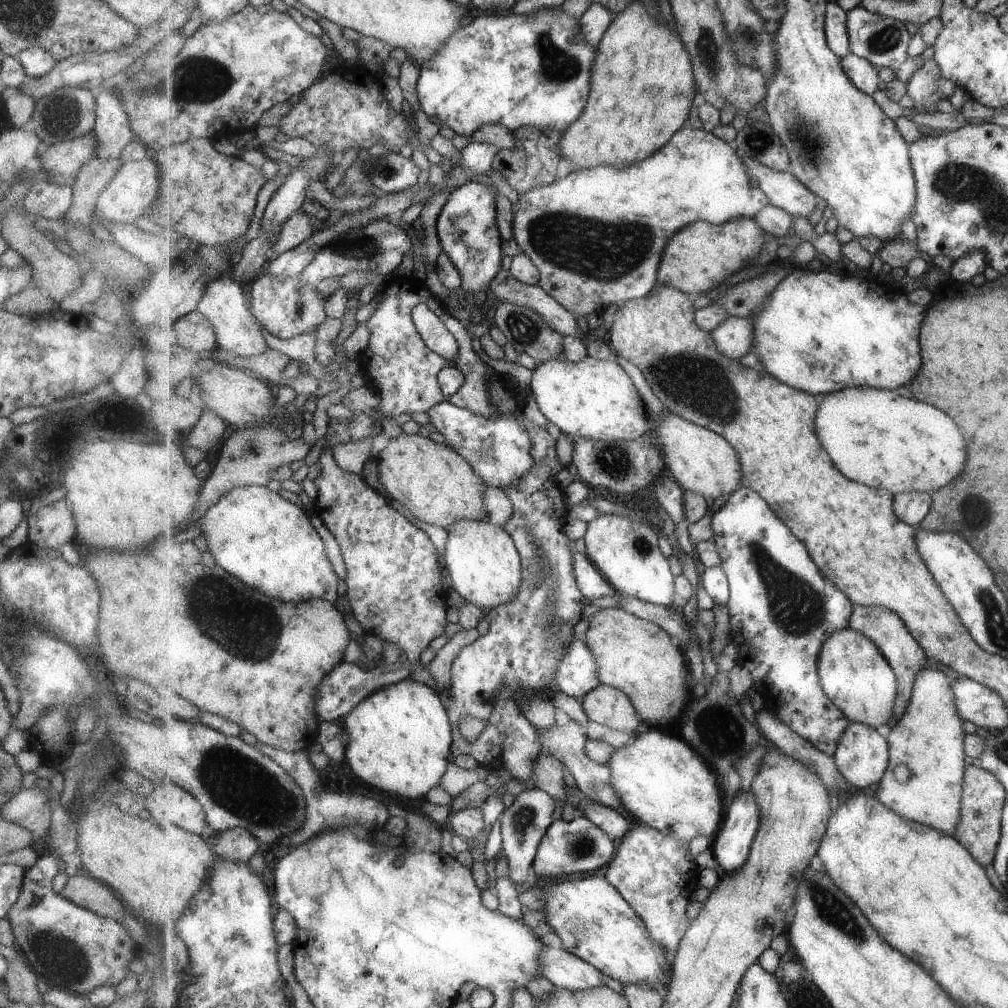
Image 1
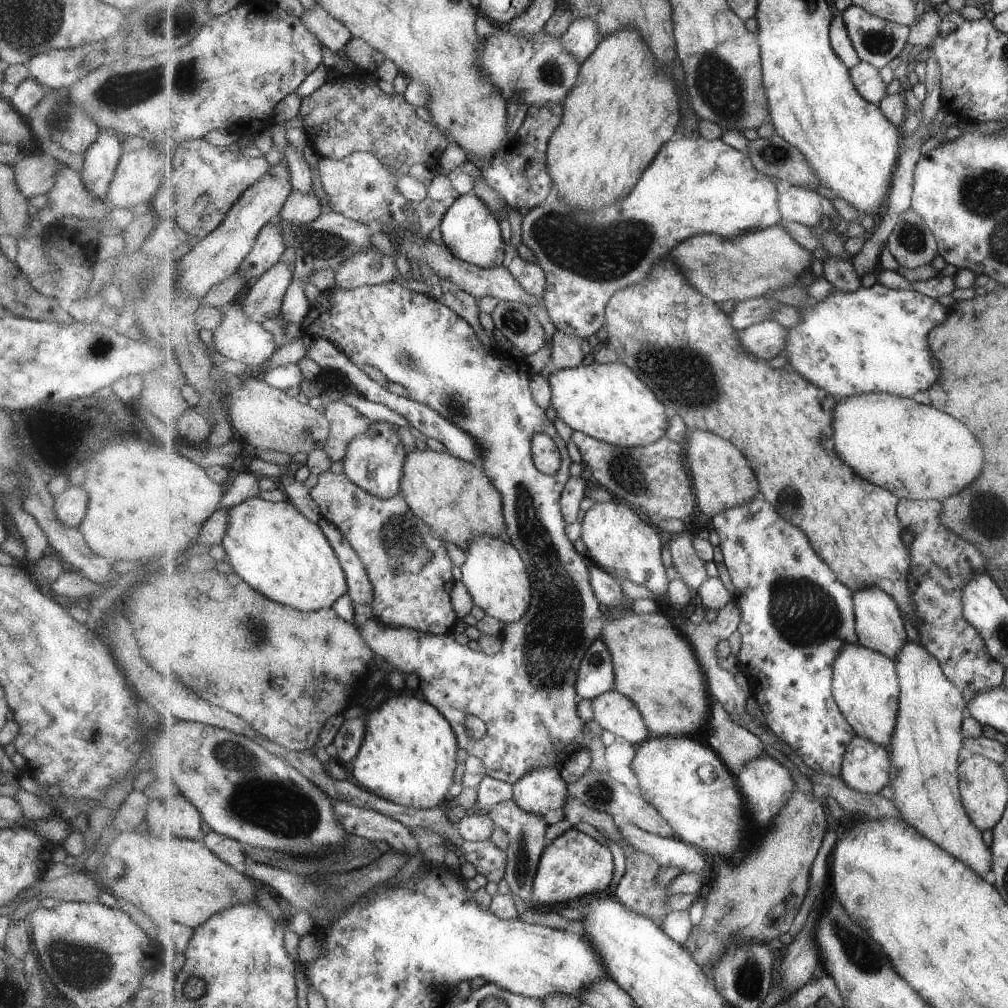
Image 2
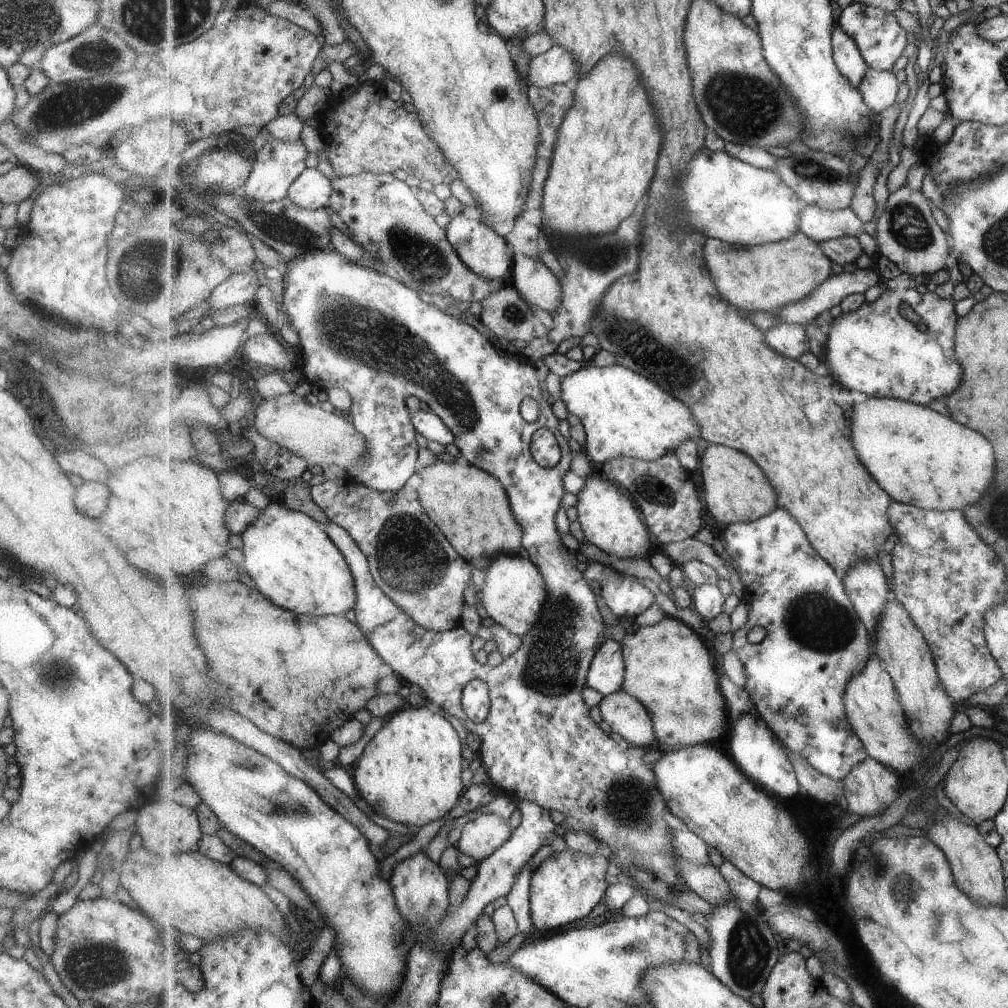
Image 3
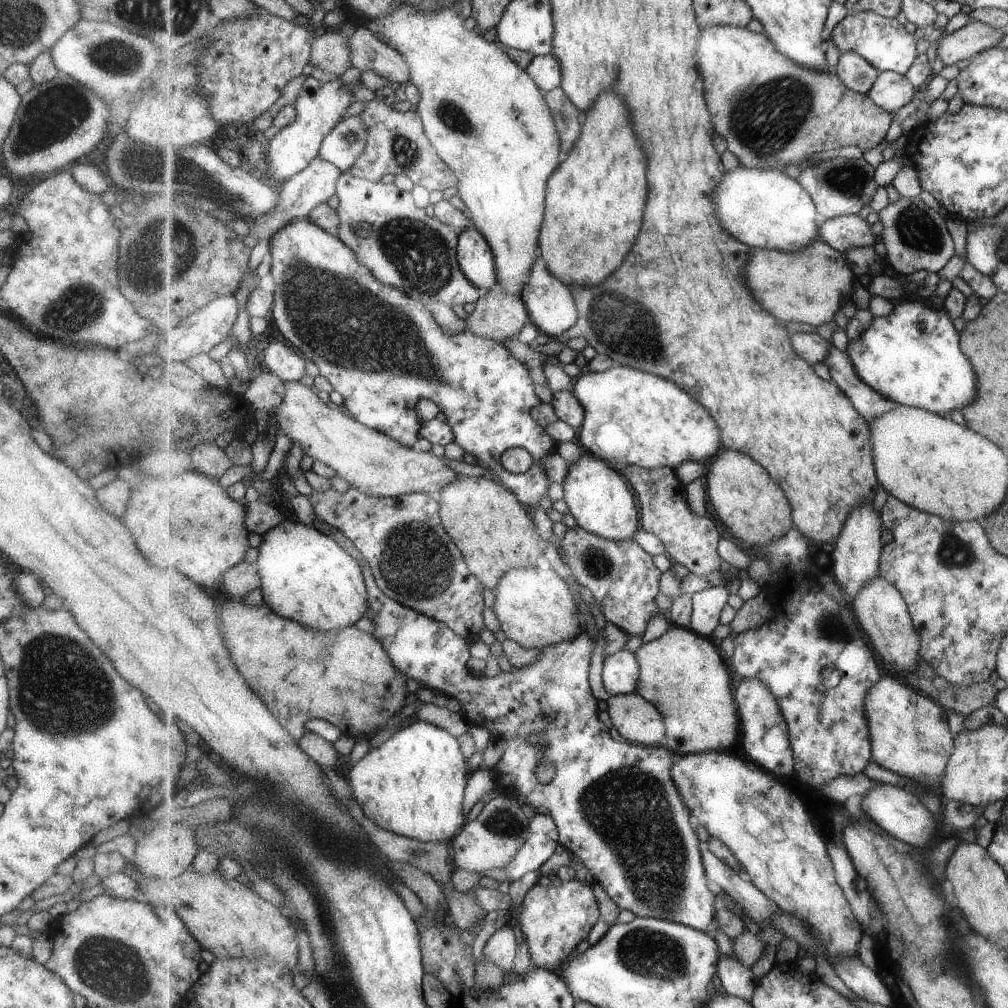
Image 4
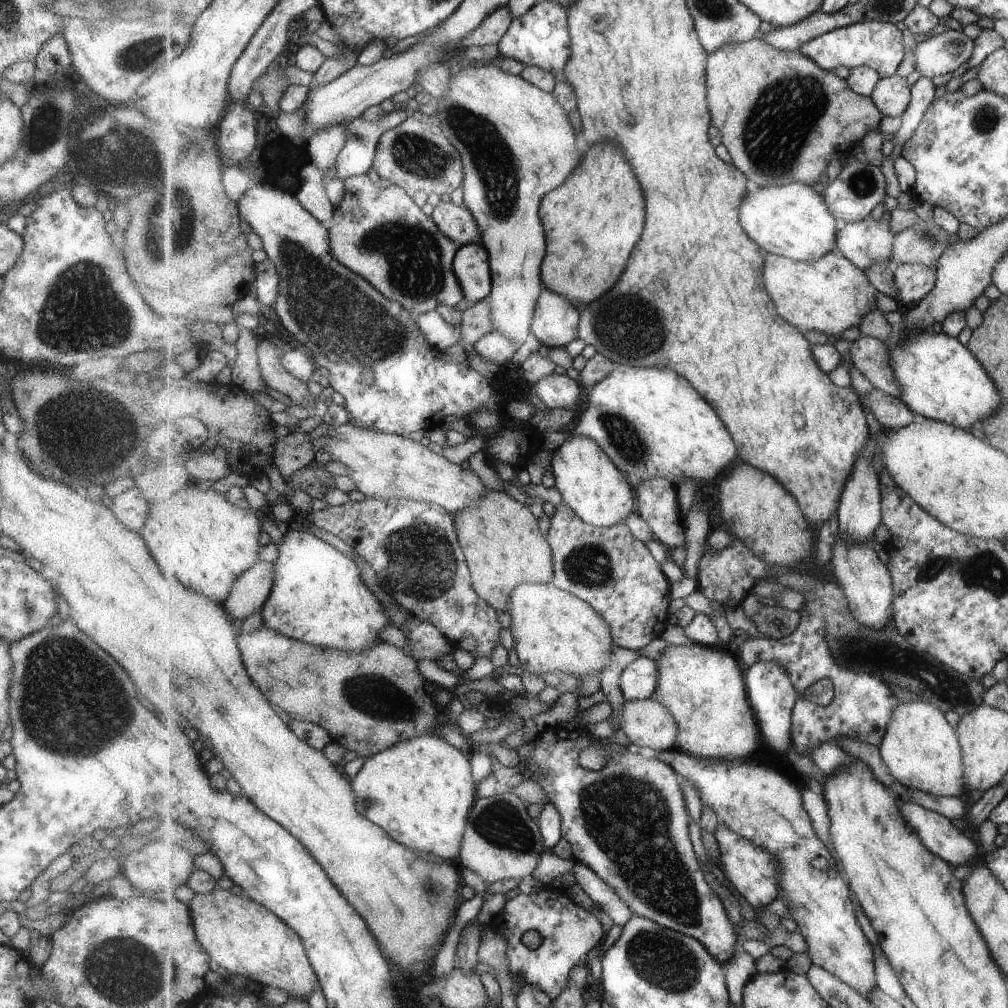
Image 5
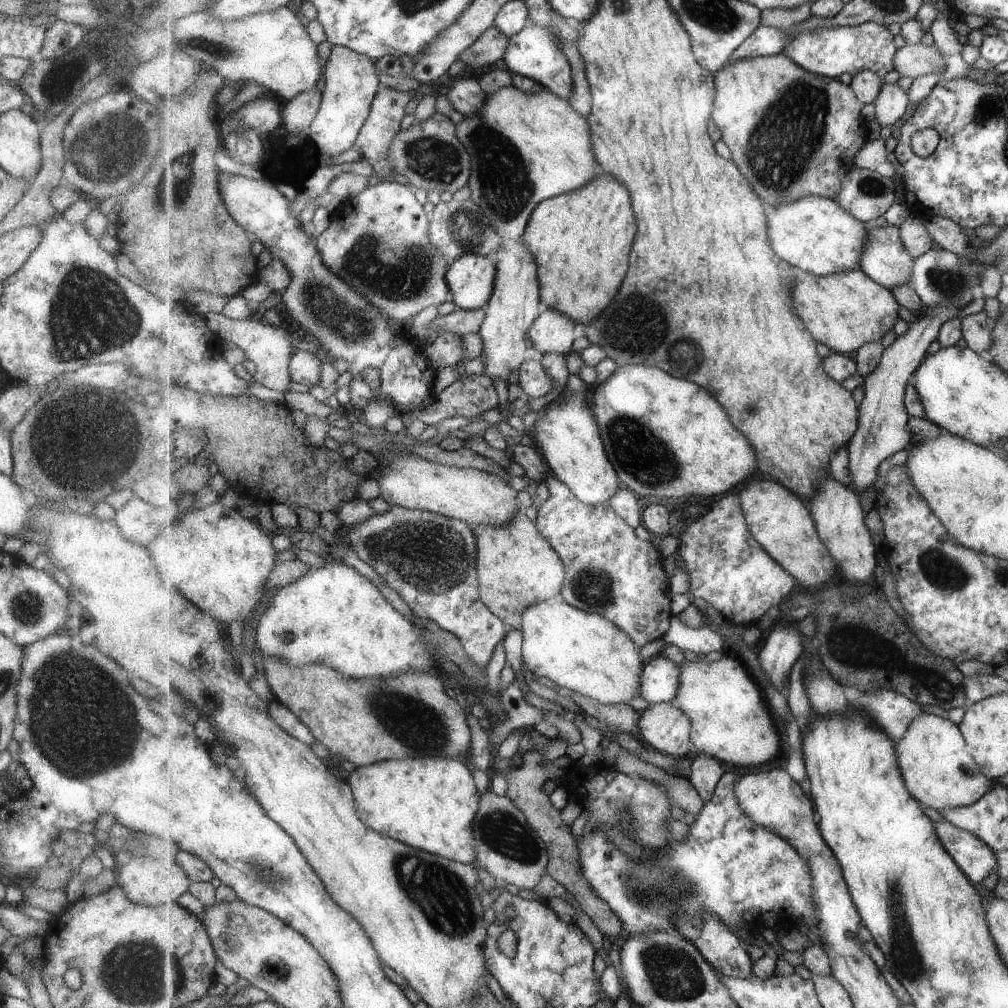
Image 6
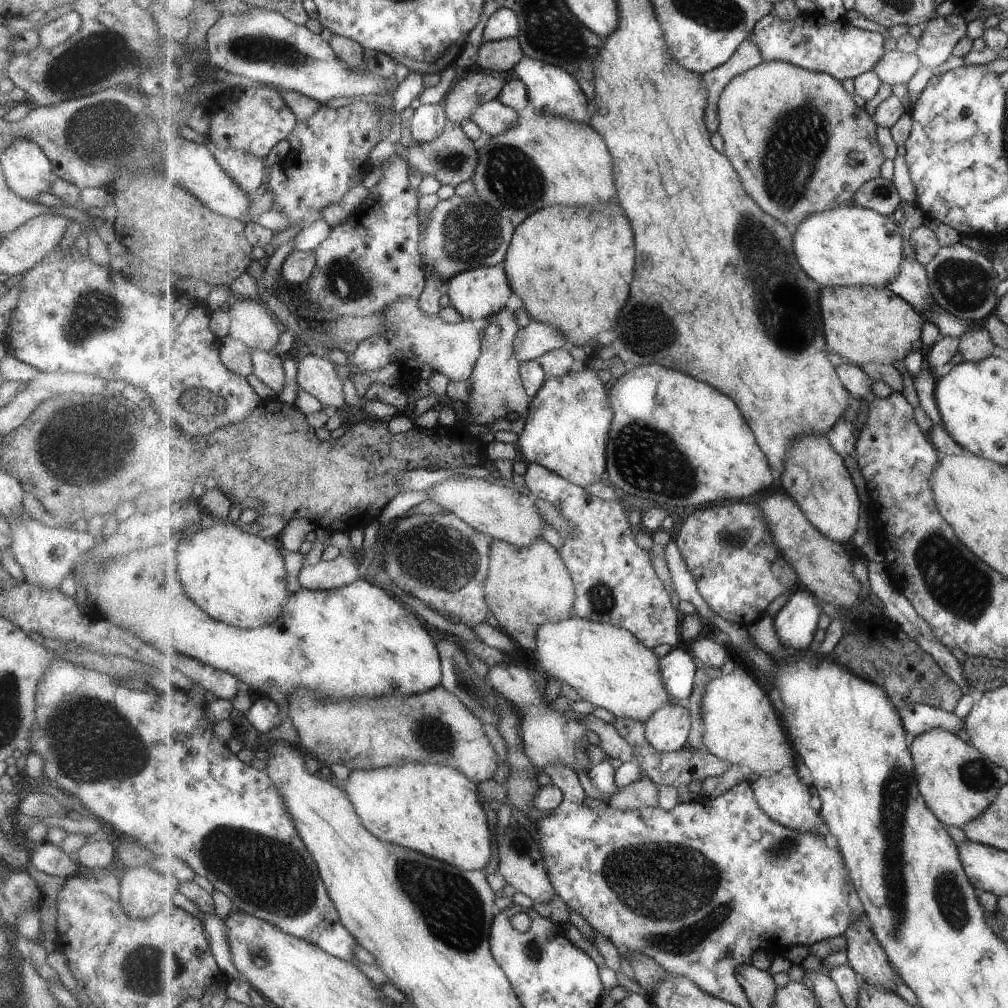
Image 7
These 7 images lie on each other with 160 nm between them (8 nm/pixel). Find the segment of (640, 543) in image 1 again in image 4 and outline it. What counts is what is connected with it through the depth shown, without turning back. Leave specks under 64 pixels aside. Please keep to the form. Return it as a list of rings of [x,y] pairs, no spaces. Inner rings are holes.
[[[585,450],[572,465],[567,464],[564,478],[564,502],[570,513],[584,529],[606,539],[632,539],[640,530],[640,508],[636,493],[622,472],[617,471],[601,457]]]

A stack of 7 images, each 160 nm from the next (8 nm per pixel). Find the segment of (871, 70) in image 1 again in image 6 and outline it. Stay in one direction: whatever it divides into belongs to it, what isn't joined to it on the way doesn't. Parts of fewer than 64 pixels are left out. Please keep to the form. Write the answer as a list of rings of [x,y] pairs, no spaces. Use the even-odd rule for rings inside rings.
[[[883,84],[881,94],[875,100],[876,121],[882,126],[893,127],[903,114],[909,110],[908,91],[903,90],[899,84]]]

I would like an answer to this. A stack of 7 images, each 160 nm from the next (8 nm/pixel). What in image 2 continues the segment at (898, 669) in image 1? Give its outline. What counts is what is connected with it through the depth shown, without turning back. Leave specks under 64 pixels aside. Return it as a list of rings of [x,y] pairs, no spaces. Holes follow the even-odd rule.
[[[877,587],[857,591],[854,596],[856,631],[860,638],[860,644],[877,652],[885,653],[895,661],[900,652],[904,650],[905,643],[909,642],[909,636],[905,632],[905,622],[903,622],[904,614],[900,610],[900,605],[889,593]]]

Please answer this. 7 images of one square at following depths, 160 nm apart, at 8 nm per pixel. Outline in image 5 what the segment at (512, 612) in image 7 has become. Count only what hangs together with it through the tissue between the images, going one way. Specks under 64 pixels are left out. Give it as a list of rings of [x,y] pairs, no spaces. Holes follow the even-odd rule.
[[[488,490],[481,500],[476,501],[455,515],[458,536],[468,560],[472,581],[477,594],[499,612],[510,612],[514,589],[523,583],[552,583],[554,576],[554,560],[548,538],[537,522],[537,515],[521,501],[515,500],[508,493]]]

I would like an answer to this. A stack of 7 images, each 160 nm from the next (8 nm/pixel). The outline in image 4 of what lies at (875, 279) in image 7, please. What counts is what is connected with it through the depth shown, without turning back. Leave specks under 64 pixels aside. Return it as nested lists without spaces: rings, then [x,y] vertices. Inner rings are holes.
[[[743,165],[725,173],[722,183],[716,188],[715,214],[721,220],[723,228],[750,247],[775,249],[783,252],[799,252],[809,247],[813,241],[821,240],[819,217],[816,201],[809,191],[797,180],[783,171],[764,171],[748,169]]]

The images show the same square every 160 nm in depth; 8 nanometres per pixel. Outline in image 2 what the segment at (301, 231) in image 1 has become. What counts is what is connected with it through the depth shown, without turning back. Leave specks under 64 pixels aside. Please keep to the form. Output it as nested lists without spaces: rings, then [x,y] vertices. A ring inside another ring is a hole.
[[[293,189],[289,200],[284,204],[280,217],[294,225],[304,225],[319,218],[324,209],[317,192]]]

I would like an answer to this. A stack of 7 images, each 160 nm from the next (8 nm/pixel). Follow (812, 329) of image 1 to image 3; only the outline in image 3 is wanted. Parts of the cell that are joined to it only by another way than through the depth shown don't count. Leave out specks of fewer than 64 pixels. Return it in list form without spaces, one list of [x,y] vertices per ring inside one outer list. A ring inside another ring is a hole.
[[[910,284],[903,285],[894,290],[887,289],[873,302],[865,301],[859,310],[851,314],[842,313],[840,317],[833,320],[829,326],[828,341],[826,344],[826,360],[823,362],[821,371],[833,376],[838,383],[841,383],[849,390],[864,392],[868,397],[887,397],[888,399],[901,399],[918,405],[929,406],[933,400],[939,400],[951,392],[955,392],[963,382],[963,368],[955,360],[955,332],[960,319],[955,314],[953,298],[943,299],[933,293],[919,293]]]

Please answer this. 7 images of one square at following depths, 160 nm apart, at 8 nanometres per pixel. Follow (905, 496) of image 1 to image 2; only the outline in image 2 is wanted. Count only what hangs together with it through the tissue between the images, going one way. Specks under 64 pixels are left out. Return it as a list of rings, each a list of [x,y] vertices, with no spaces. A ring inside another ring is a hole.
[[[900,499],[898,504],[898,515],[905,530],[909,529],[915,533],[915,538],[909,552],[912,555],[912,580],[911,590],[913,600],[916,602],[916,614],[918,624],[916,629],[921,644],[933,656],[937,657],[945,676],[949,677],[962,691],[971,690],[973,694],[996,689],[1004,684],[1006,666],[989,654],[986,642],[981,633],[969,622],[964,615],[964,588],[970,582],[972,575],[985,573],[986,556],[983,551],[967,539],[951,531],[942,523],[942,512],[944,504],[941,501],[912,501]]]

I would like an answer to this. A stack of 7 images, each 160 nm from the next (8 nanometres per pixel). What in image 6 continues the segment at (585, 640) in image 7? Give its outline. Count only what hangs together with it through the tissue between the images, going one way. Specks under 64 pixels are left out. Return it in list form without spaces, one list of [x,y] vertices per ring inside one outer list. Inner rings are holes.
[[[563,598],[537,600],[524,613],[522,636],[522,660],[537,677],[545,677],[561,687],[589,696],[602,704],[627,704],[641,697],[641,674],[647,660],[641,656],[641,648],[611,620],[596,613],[586,612],[564,602]]]

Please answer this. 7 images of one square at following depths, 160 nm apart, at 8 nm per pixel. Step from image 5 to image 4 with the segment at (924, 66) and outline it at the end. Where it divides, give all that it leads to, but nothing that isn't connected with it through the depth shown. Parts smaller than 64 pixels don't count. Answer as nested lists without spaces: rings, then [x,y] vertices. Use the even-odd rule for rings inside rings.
[[[979,20],[939,38],[936,54],[943,65],[959,64],[961,60],[971,59],[981,50],[991,49],[1003,40],[1006,34],[1001,29],[991,28]]]

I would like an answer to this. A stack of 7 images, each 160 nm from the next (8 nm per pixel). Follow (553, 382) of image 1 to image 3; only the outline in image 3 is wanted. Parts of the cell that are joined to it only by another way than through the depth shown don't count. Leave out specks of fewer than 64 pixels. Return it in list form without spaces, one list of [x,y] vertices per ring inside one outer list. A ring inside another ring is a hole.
[[[591,361],[586,362],[581,370],[562,378],[562,398],[570,413],[576,414],[585,425],[586,445],[585,453],[589,460],[599,467],[617,457],[633,457],[644,461],[656,461],[676,450],[689,439],[702,442],[701,427],[693,418],[689,406],[677,400],[654,380],[637,374],[633,369],[615,364],[608,367],[597,367]]]

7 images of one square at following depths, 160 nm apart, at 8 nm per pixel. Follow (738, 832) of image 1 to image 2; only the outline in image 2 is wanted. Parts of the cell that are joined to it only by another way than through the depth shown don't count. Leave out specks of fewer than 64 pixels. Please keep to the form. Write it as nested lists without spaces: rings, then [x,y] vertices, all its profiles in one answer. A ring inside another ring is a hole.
[[[766,751],[762,757],[752,760],[747,766],[744,766],[739,771],[737,778],[739,778],[739,788],[747,800],[749,814],[751,814],[753,822],[761,828],[767,828],[775,820],[775,814],[781,814],[781,810],[787,806],[791,795],[797,788],[789,768],[783,766],[773,756],[769,756]]]

